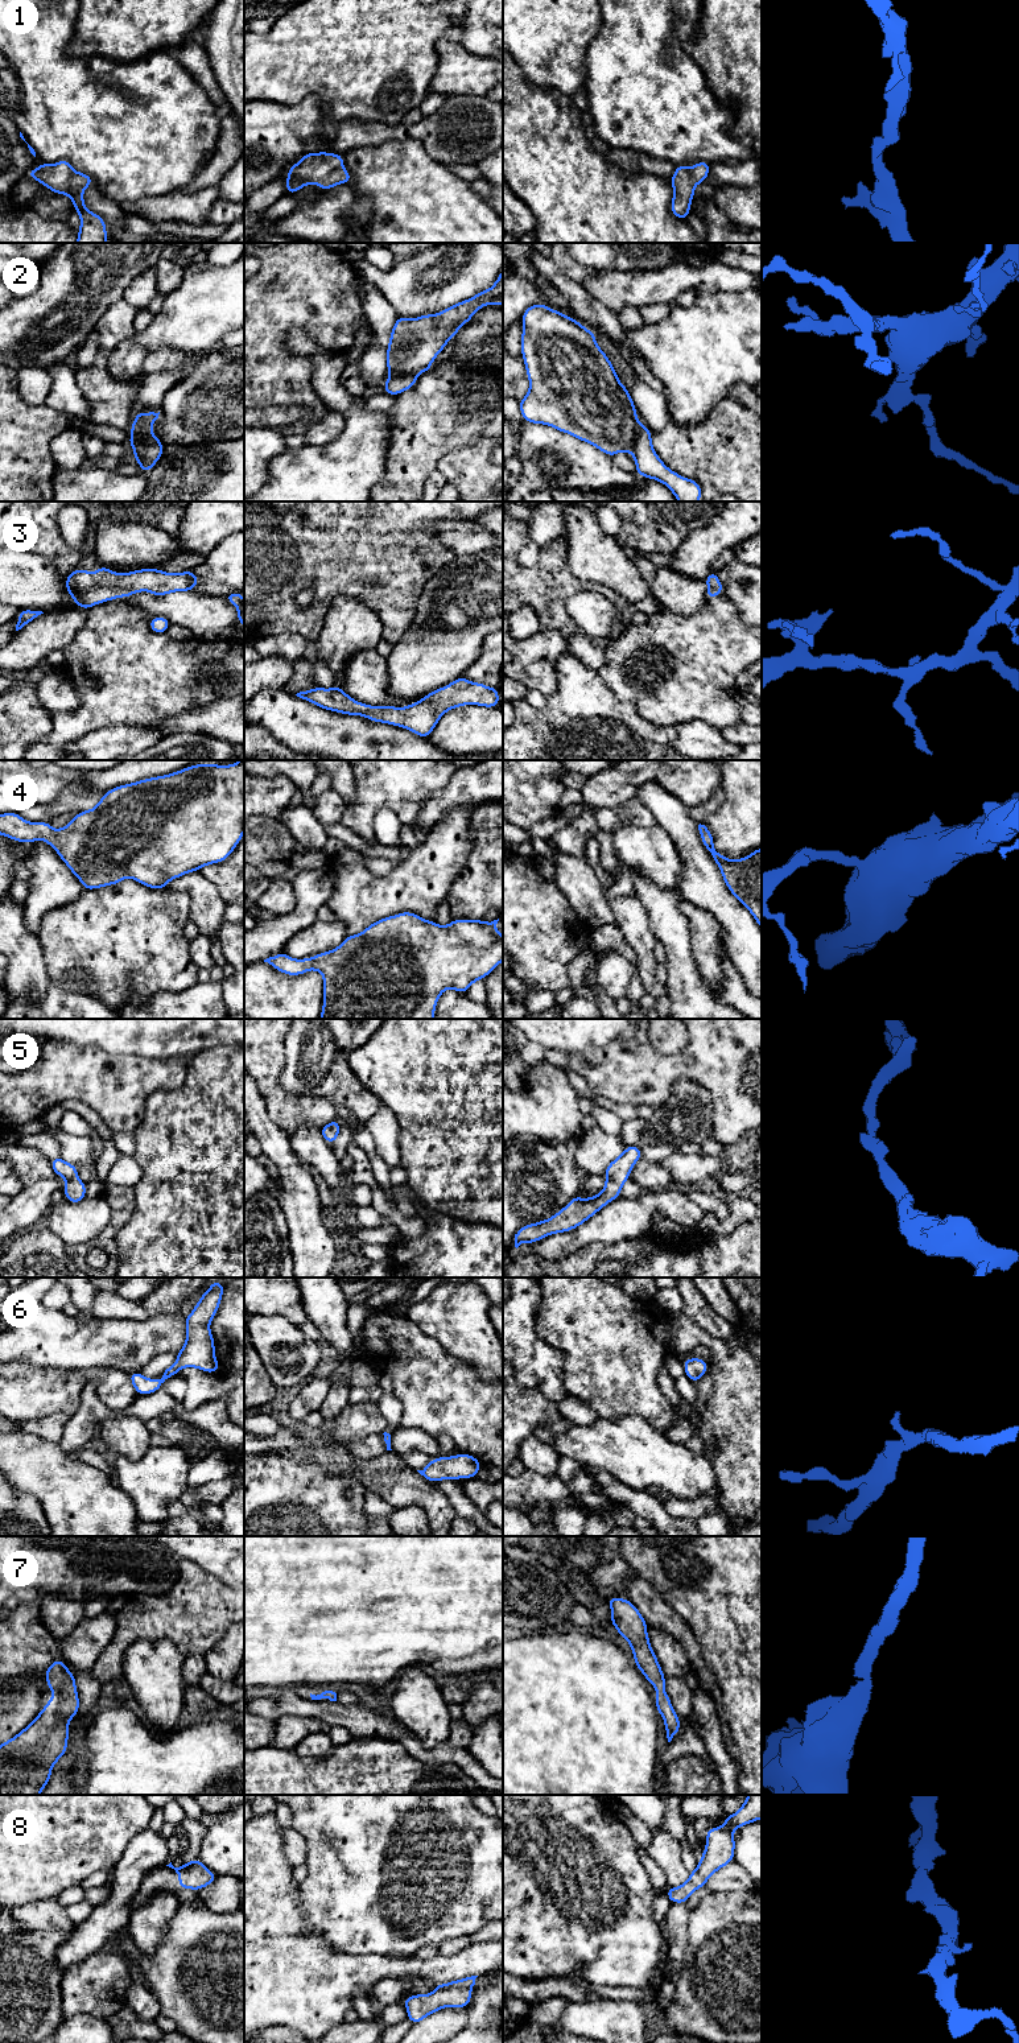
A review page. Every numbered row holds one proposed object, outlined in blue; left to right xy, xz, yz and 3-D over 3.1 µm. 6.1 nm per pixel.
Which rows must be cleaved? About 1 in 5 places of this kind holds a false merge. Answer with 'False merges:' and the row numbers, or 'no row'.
False merges: 2

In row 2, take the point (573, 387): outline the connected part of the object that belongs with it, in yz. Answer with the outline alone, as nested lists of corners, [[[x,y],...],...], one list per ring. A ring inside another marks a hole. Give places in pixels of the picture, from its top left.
[[[544,304],[525,309],[520,340],[529,391],[519,401],[524,421],[544,424],[614,457],[635,446],[639,418],[631,395],[595,340],[595,334]]]

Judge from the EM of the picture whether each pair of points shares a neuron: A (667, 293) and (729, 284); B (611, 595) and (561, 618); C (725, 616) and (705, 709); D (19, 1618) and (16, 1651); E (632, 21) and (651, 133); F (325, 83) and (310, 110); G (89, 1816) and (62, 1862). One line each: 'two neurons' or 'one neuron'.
A: one neuron
B: one neuron
C: one neuron
D: one neuron
E: one neuron
F: two neurons
G: one neuron

